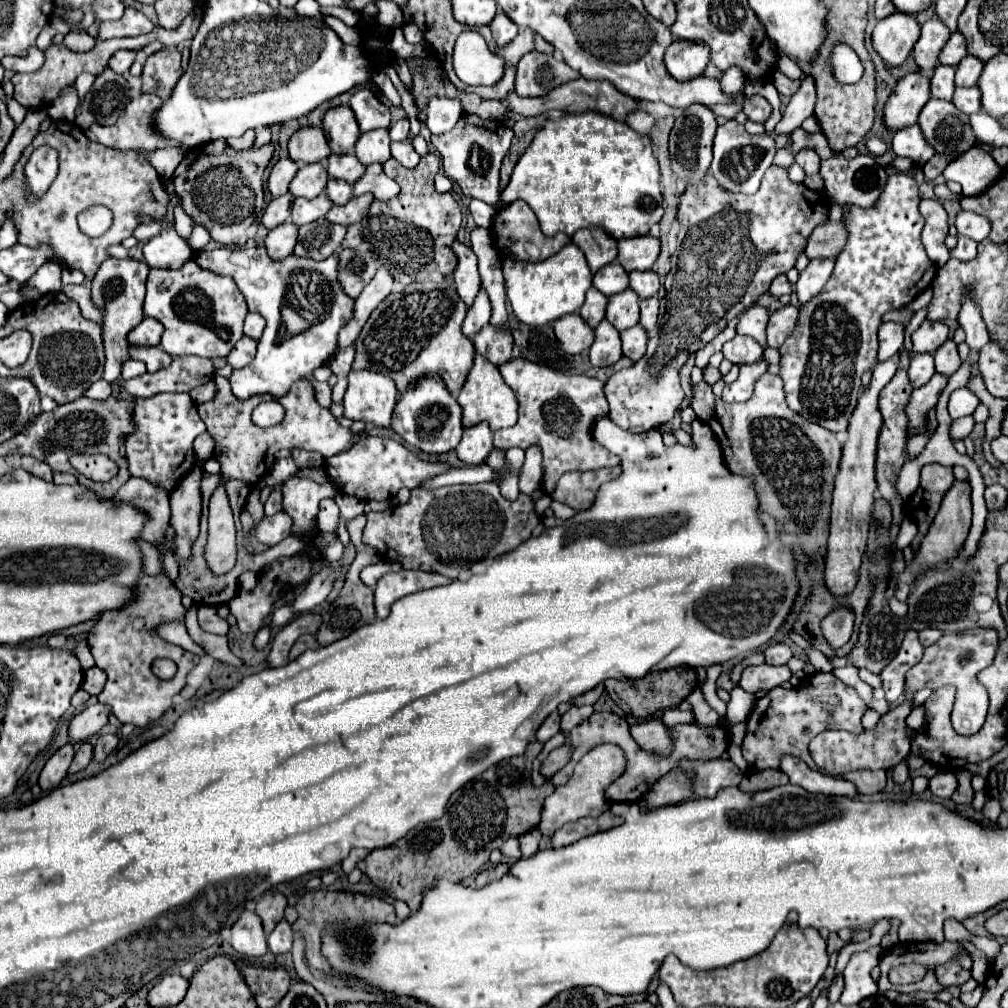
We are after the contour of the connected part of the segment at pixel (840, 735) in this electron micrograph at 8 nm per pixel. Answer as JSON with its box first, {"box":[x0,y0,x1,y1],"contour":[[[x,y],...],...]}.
{"box":[809,698,911,776],"contour":[[[907,698],[901,706],[897,706],[895,710],[887,712],[881,716],[881,720],[877,722],[875,728],[865,730],[861,734],[853,734],[853,732],[821,732],[813,738],[809,750],[811,750],[811,758],[815,760],[818,768],[825,769],[827,774],[831,774],[831,768],[837,768],[837,776],[851,772],[851,770],[859,770],[859,768],[871,768],[871,770],[889,770],[895,764],[899,764],[907,754],[909,754],[909,736],[907,736],[907,726],[905,726],[905,718],[911,712],[911,698]]]}

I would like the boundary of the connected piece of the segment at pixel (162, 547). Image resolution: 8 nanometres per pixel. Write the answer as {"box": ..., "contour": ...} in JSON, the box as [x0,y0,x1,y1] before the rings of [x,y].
{"box":[115,478,179,584],"contour":[[[129,478],[127,484],[123,484],[119,488],[119,492],[115,494],[115,502],[123,500],[133,504],[135,508],[141,508],[143,512],[147,512],[149,520],[143,528],[143,540],[151,542],[163,556],[163,570],[167,572],[169,580],[175,584],[177,574],[179,574],[179,564],[175,554],[167,548],[165,544],[165,532],[169,528],[169,520],[171,520],[171,506],[169,506],[169,490],[165,490],[163,486],[151,484],[145,478]]]}

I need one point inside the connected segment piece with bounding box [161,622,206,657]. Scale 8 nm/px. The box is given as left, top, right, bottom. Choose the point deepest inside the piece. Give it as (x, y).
(176, 632)

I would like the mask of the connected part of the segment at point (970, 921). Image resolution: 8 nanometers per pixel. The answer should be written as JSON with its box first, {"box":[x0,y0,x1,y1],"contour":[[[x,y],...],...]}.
{"box":[963,908,995,936],"contour":[[[991,908],[989,912],[981,912],[979,916],[973,916],[973,918],[965,918],[963,924],[965,924],[965,928],[967,928],[973,936],[989,936],[989,934],[985,934],[985,930],[983,930],[983,920],[989,918],[991,914],[995,914],[995,908]]]}

